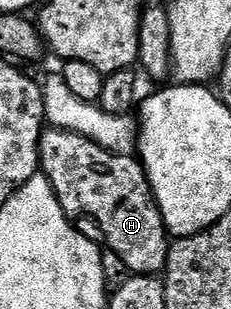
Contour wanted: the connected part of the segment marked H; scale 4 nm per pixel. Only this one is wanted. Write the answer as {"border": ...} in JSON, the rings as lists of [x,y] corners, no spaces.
{"border":[[[48,128],[40,135],[40,170],[50,180],[65,214],[69,216],[89,214],[100,225],[100,234],[105,242],[103,245],[122,258],[129,275],[160,276],[168,269],[170,235],[164,226],[162,212],[158,208],[156,197],[152,195],[150,180],[139,157],[132,154],[112,154],[106,148],[74,132]]]}

